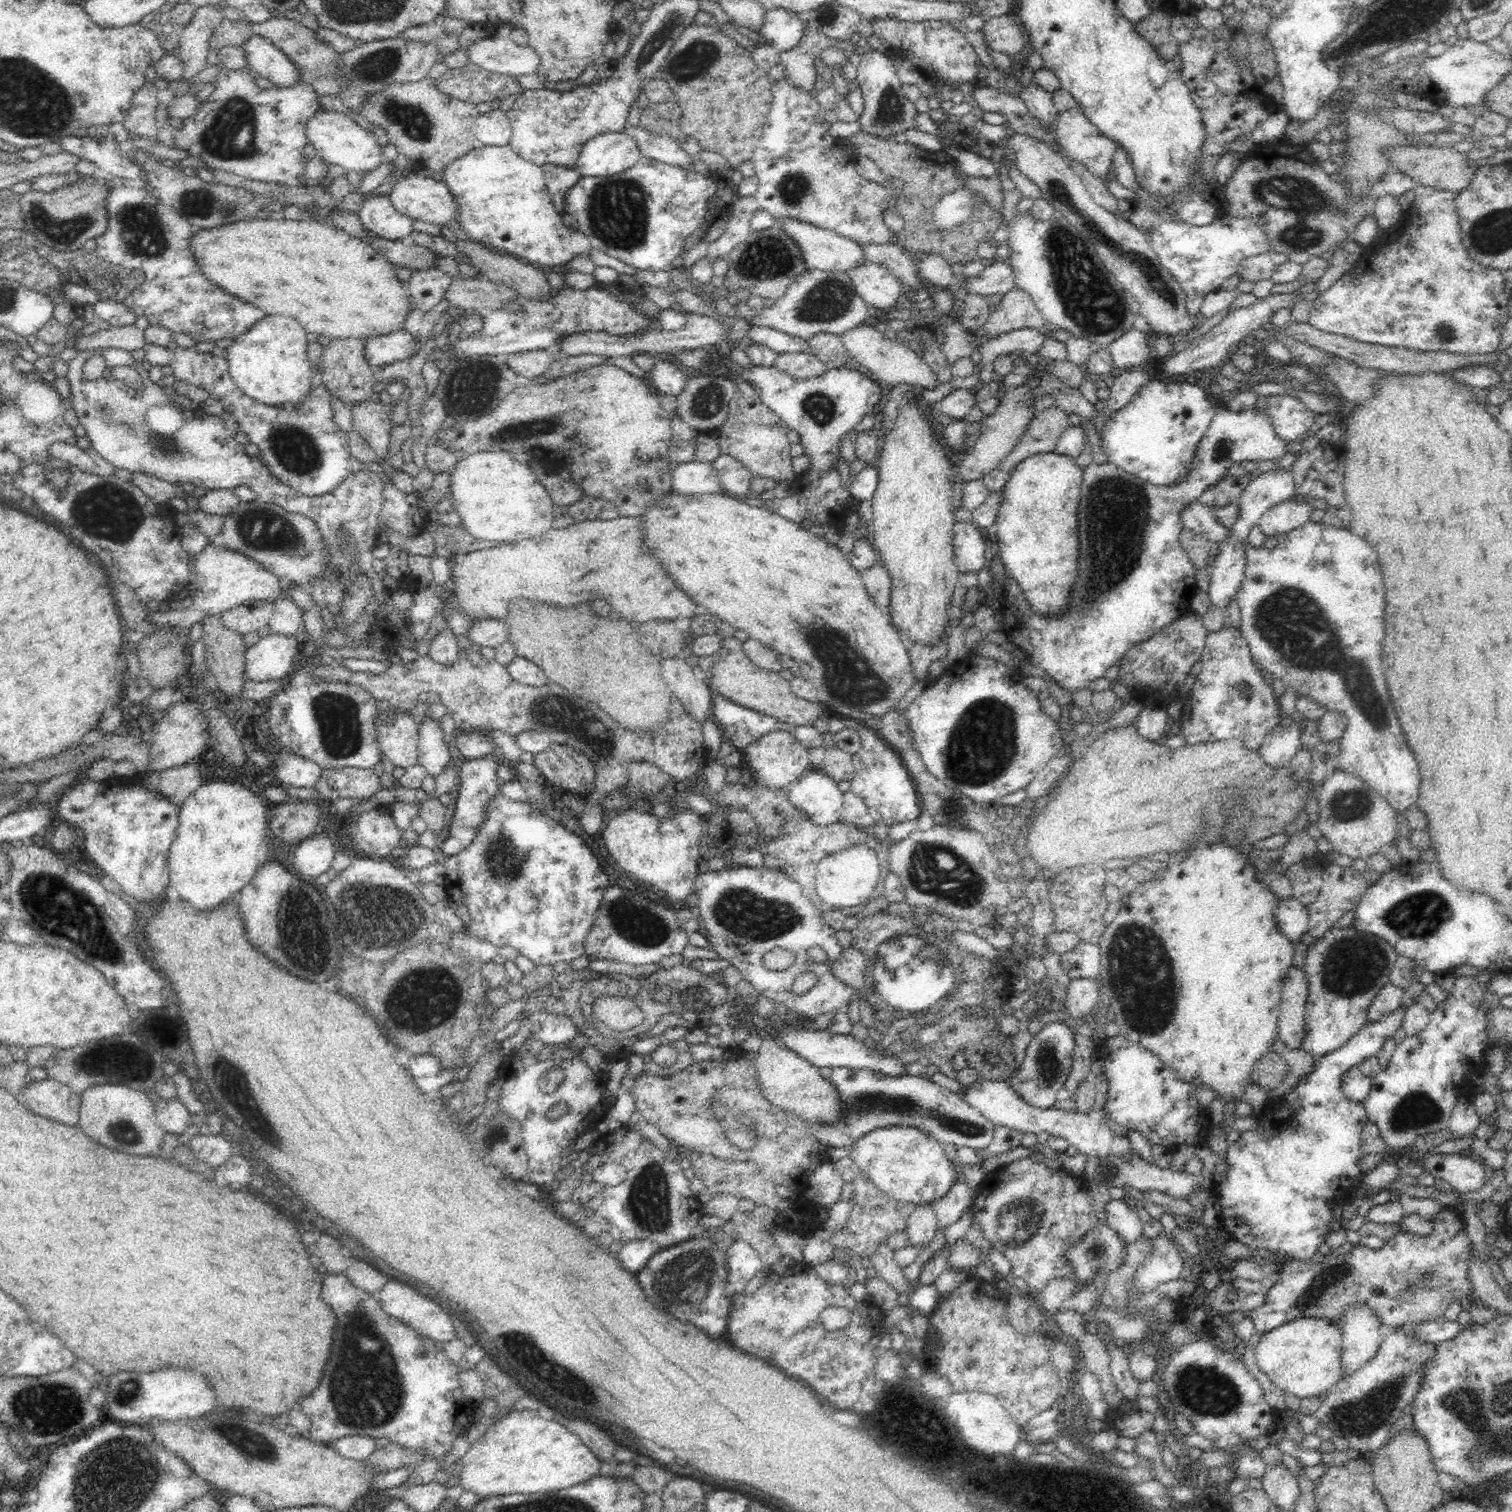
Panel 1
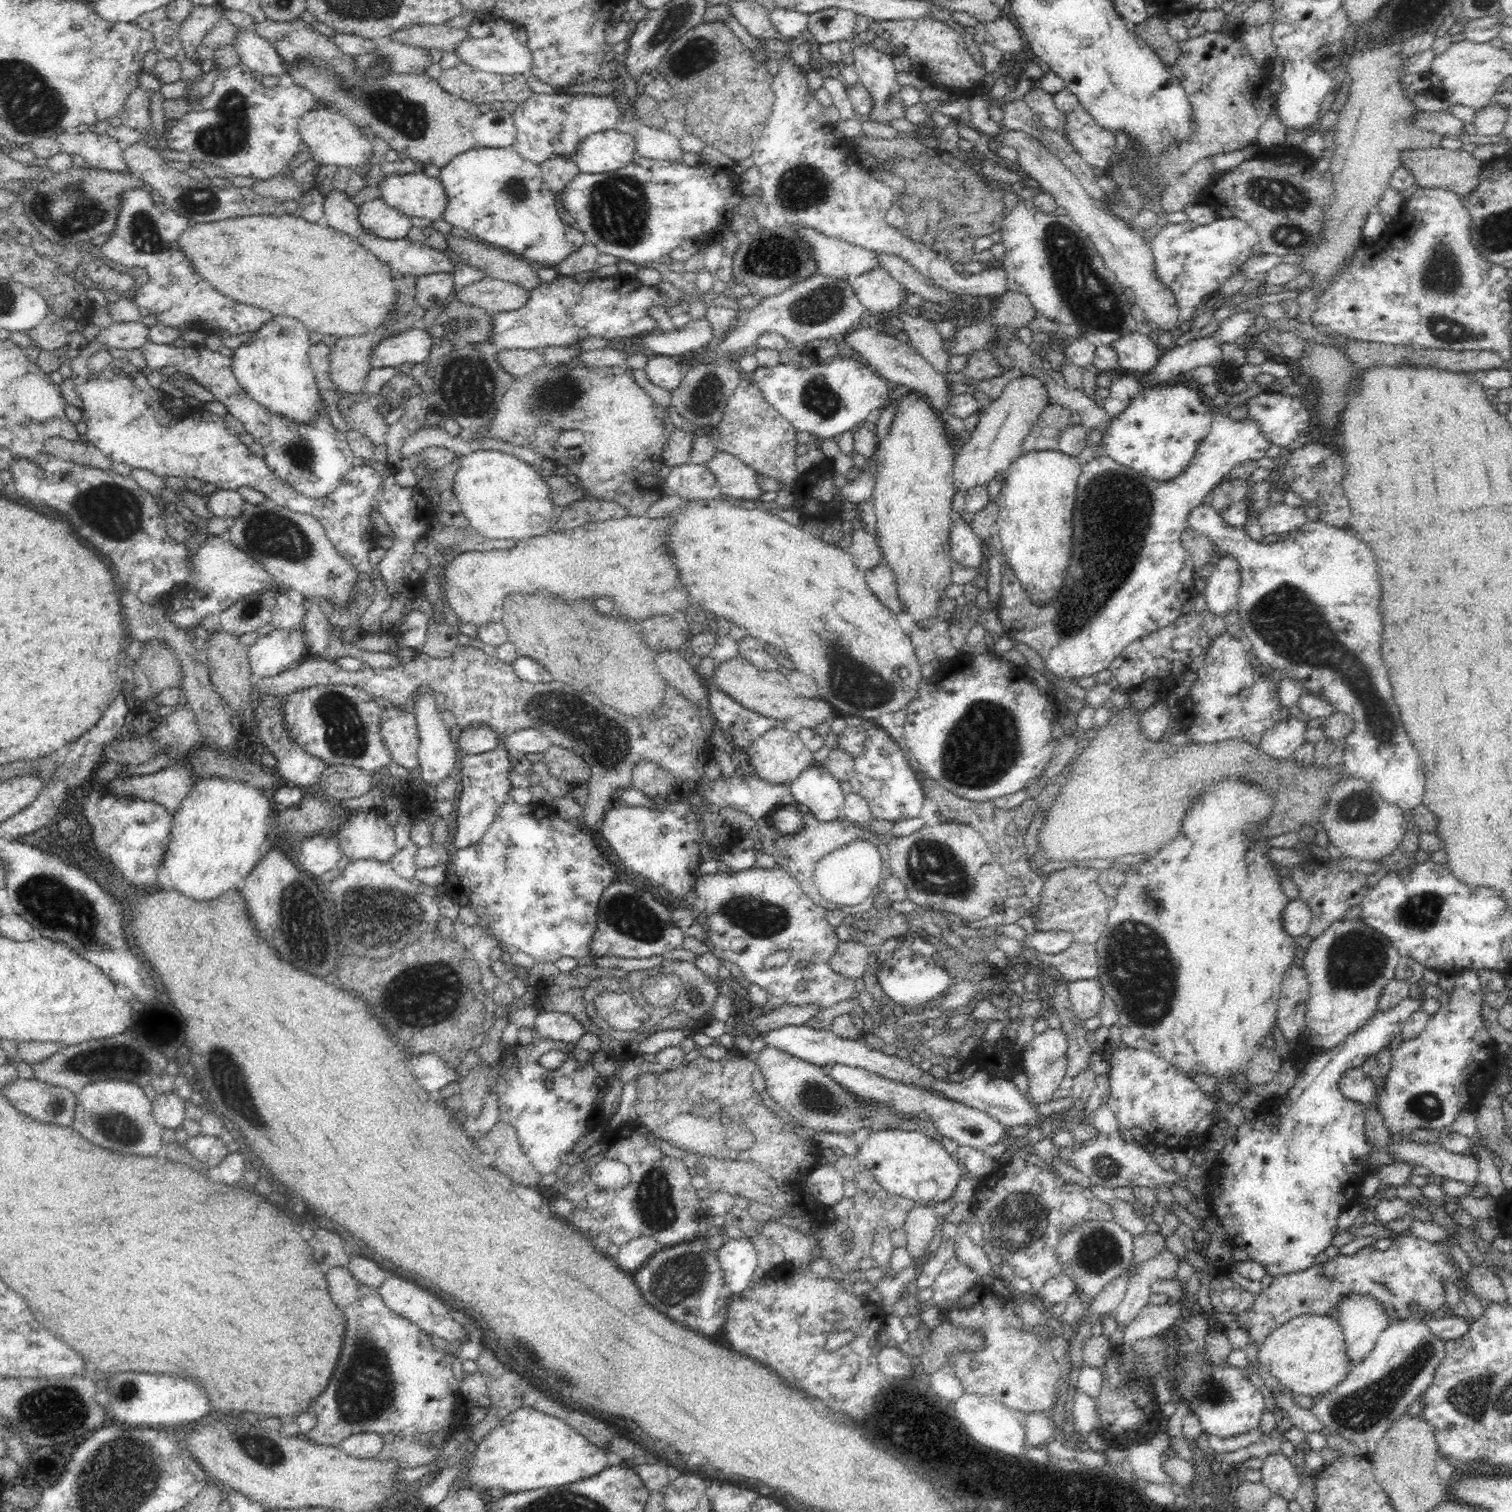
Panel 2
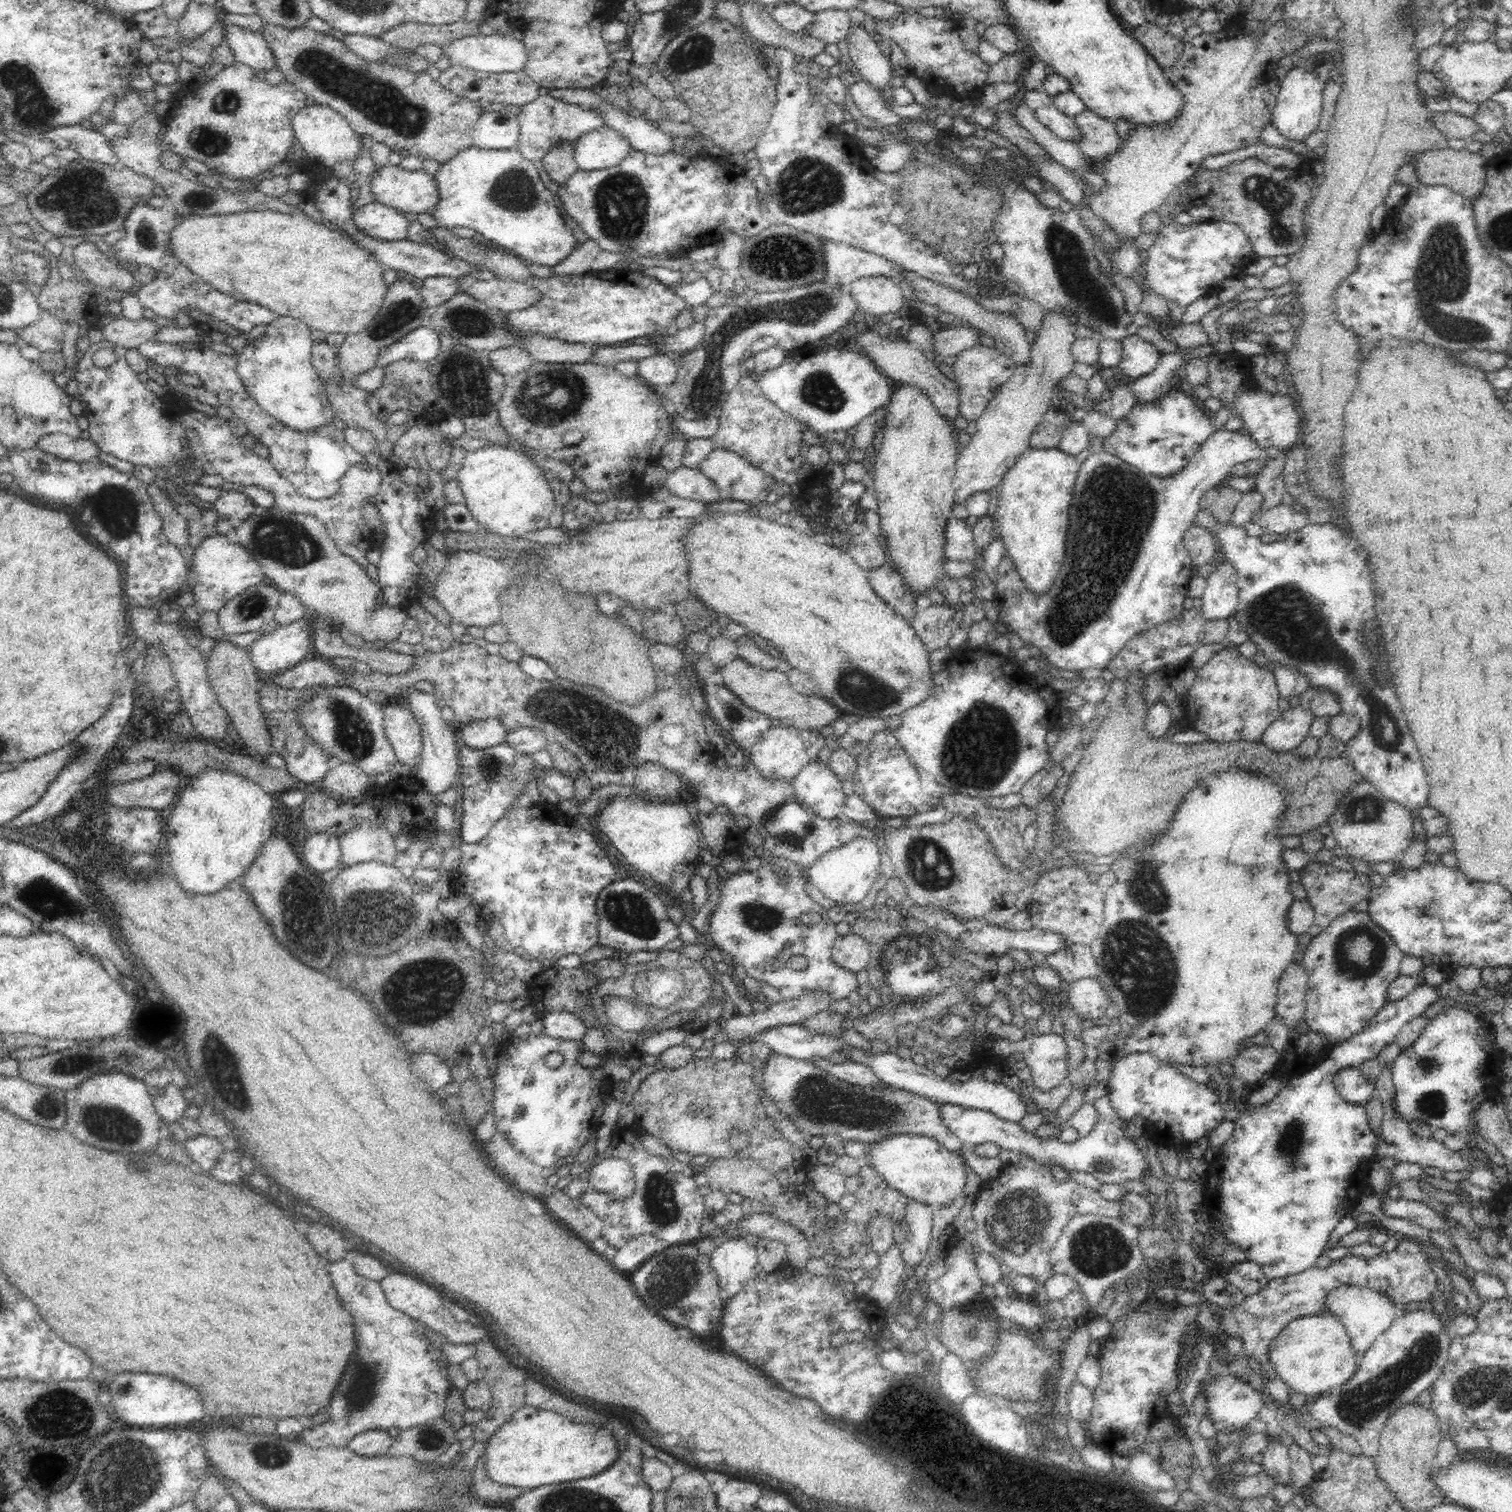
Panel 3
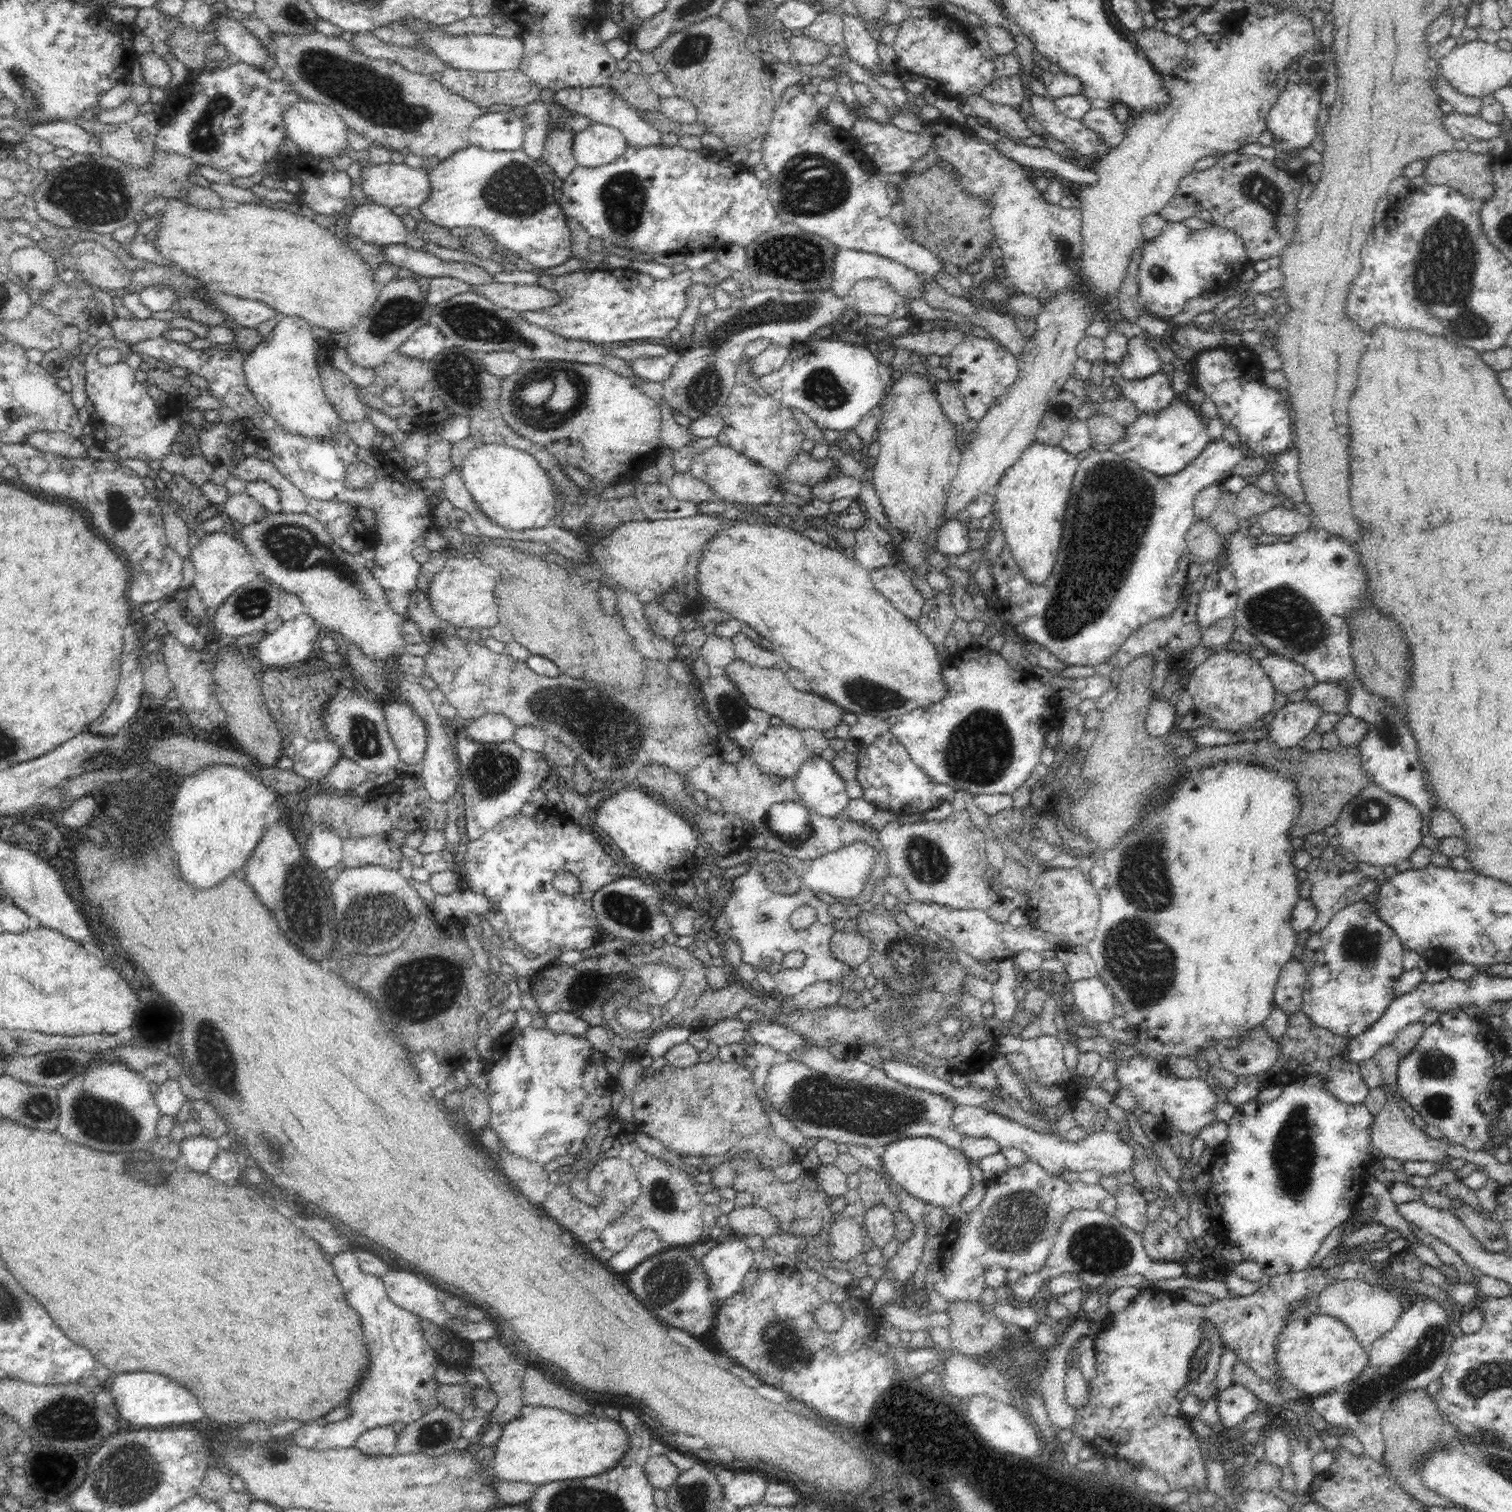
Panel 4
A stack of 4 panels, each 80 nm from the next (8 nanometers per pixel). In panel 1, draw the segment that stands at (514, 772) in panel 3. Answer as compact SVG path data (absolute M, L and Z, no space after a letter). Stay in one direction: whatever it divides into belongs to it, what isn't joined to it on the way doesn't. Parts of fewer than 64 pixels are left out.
M495 752L488 754L488 756L482 756L482 758L474 758L474 760L466 760L461 766L461 770L458 771L458 781L460 782L460 788L457 788L456 809L454 810L454 816L452 816L452 822L450 822L450 832L448 837L440 848L436 848L439 853L440 861L446 860L448 857L455 856L465 850L472 844L472 840L476 837L478 828L486 822L486 806L490 799L495 799L499 794L499 788L503 783L496 778L496 770L500 764L508 764L502 760Z

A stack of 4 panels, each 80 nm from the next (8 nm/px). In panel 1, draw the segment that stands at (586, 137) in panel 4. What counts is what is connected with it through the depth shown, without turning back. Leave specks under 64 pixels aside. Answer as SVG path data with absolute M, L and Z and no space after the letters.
M604 133L584 144L575 169L581 177L610 176L632 168L640 157L638 144L628 133Z

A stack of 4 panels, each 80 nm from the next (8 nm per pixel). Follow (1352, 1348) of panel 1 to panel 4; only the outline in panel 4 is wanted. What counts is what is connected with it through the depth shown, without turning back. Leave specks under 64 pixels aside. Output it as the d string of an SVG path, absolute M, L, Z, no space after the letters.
M1342 1280L1327 1287L1317 1298L1316 1313L1340 1320L1353 1333L1360 1346L1370 1348L1378 1338L1387 1334L1398 1324L1405 1312L1403 1298L1381 1287L1370 1285L1363 1280Z

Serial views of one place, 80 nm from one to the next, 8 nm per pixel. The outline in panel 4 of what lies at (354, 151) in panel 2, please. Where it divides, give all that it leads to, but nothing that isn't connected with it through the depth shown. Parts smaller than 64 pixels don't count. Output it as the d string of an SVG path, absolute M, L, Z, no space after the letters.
M300 100L286 108L286 112L282 114L282 119L286 123L286 136L300 147L303 154L333 161L334 158L344 155L350 150L349 126L330 105Z

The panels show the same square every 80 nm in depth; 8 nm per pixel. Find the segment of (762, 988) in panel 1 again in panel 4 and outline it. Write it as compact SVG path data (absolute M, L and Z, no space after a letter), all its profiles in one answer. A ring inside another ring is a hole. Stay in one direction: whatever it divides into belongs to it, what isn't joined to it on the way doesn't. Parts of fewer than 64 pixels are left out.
M762 850L750 865L746 874L730 881L732 888L730 896L723 909L716 915L714 922L713 929L716 934L724 940L728 938L739 940L742 963L752 965L757 973L764 958L782 962L786 954L792 950L800 950L804 953L806 961L803 968L784 972L790 982L784 984L784 997L793 997L812 984L832 980L836 984L839 982L842 992L846 994L858 977L855 970L846 967L832 955L831 938L836 932L835 918L830 916L828 904L820 901L814 892L805 890L801 876L804 873L803 863L792 857L782 854L776 856L774 852ZM799 906L812 906L817 910L817 919L805 930L794 929L790 924L789 916Z

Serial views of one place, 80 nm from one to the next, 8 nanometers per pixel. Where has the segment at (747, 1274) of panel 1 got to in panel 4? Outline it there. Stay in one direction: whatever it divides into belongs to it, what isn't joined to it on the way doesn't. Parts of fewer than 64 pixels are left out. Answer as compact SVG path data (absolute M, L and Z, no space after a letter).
M739 1236L717 1243L700 1260L711 1282L711 1297L717 1303L733 1298L740 1292L744 1276L752 1269L754 1253L744 1237Z

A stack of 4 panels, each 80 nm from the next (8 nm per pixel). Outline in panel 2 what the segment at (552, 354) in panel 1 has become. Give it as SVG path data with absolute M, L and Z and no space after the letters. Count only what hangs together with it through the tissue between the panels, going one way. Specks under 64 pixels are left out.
M536 349L498 351L498 363L514 378L524 377L545 366L544 356Z

